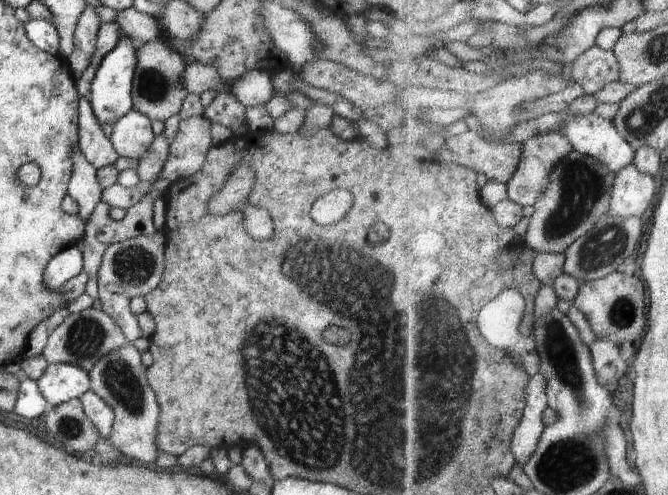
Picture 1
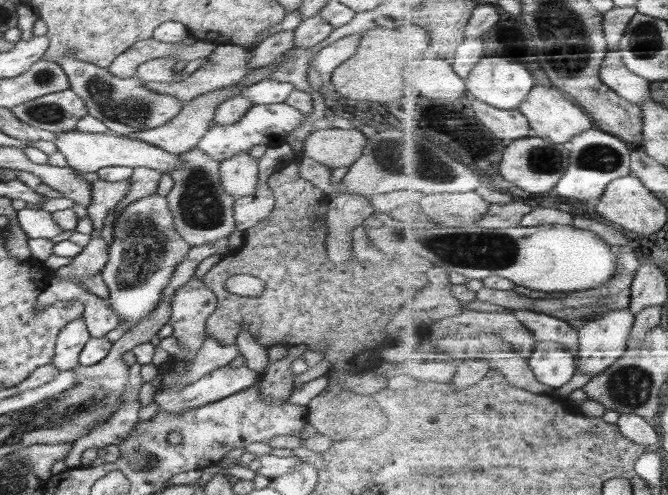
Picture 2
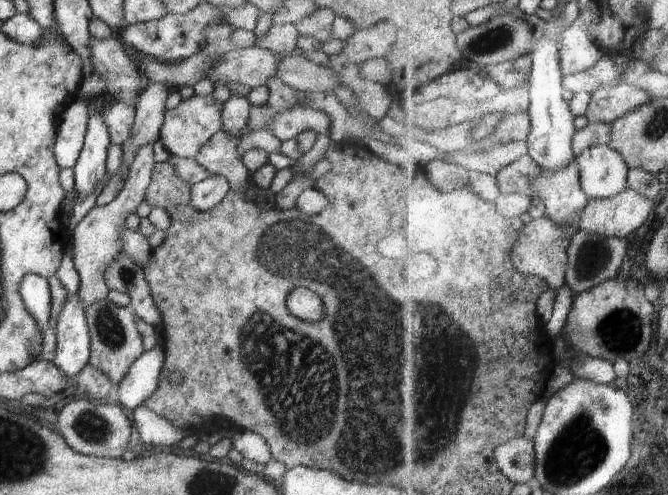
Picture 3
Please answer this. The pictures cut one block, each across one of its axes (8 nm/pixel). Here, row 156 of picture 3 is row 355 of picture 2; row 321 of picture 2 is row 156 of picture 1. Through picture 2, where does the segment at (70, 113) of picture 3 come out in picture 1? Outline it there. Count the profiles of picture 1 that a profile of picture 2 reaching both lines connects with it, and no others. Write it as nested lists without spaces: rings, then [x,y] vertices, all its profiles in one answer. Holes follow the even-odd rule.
[[[79,146],[72,148],[72,176],[69,180],[67,194],[76,200],[80,218],[88,224],[96,204],[100,201],[103,190],[96,180],[96,168],[84,158]]]

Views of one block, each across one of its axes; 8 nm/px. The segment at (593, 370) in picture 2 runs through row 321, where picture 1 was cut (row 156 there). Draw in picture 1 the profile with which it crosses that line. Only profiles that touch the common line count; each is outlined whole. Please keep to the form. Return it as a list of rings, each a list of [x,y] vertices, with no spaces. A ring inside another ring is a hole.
[[[593,110],[589,114],[584,114],[584,116],[576,116],[574,112],[567,112],[568,120],[564,122],[564,133],[570,142],[574,144],[575,148],[578,149],[582,154],[586,156],[594,156],[598,158],[600,162],[604,162],[610,170],[614,170],[616,174],[626,170],[628,166],[634,163],[637,156],[637,150],[634,148],[633,144],[630,144],[626,140],[625,136],[622,136],[620,130],[616,124],[614,124],[614,119],[604,118],[598,110]]]

